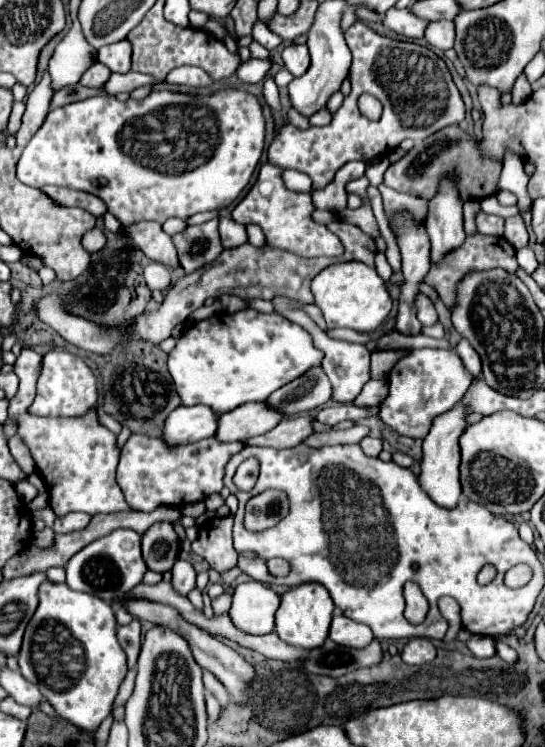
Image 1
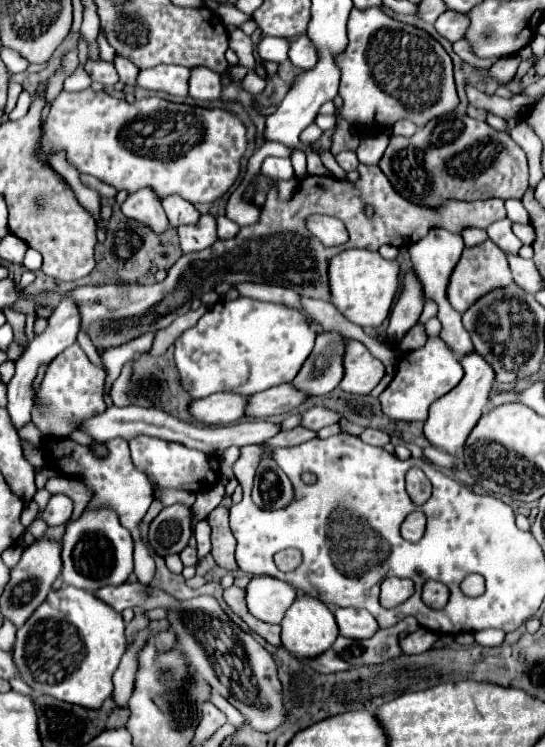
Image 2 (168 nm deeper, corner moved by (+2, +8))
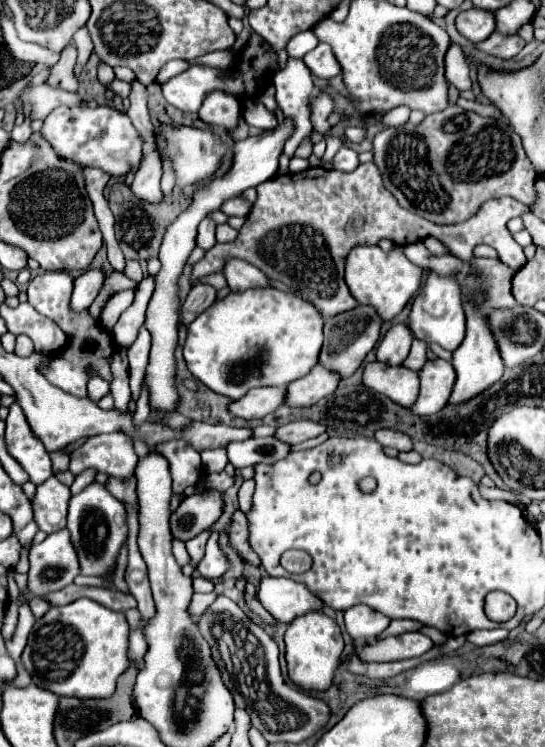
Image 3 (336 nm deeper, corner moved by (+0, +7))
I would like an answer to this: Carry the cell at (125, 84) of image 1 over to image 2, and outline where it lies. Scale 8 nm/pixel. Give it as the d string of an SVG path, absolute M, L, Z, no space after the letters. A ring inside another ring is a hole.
M160 65L138 73L136 85L148 91L164 93L167 101L188 95L188 69L180 65Z

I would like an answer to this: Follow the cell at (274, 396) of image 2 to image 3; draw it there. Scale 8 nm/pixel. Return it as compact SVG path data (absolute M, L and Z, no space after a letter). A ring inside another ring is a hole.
M316 366L310 374L306 374L304 378L292 382L286 390L286 404L290 406L312 406L318 400L322 400L324 396L332 394L336 390L340 382L338 372L328 370L324 366Z

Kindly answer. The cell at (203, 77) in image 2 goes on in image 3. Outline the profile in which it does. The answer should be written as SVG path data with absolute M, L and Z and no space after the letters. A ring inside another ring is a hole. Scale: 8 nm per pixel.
M212 92L206 96L202 108L200 108L200 120L206 124L222 126L228 132L238 126L240 120L240 104L234 96L224 92Z

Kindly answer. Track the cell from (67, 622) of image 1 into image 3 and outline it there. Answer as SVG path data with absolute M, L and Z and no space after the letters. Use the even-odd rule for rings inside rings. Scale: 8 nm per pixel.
M80 598L74 604L50 608L36 620L22 652L22 664L36 686L58 696L110 698L118 676L128 668L128 634L128 622L122 612Z

